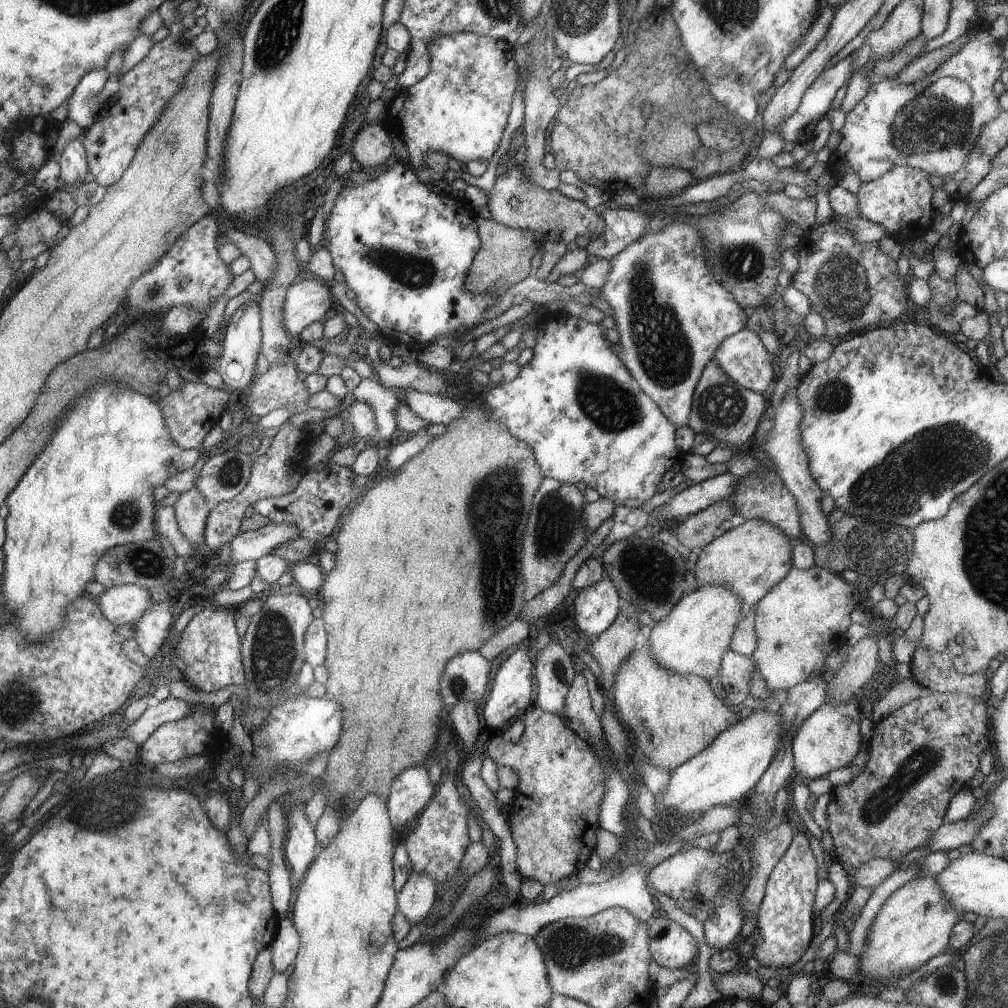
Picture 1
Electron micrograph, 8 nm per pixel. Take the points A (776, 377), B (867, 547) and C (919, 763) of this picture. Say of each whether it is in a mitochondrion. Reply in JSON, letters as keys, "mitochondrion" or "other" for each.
{"A":"other","B":"mitochondrion","C":"mitochondrion"}

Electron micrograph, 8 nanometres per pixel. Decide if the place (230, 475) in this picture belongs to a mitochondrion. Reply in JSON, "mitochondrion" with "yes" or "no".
{"mitochondrion":"yes"}

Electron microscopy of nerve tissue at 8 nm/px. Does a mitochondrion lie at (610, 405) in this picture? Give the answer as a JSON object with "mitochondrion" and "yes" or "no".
{"mitochondrion":"yes"}

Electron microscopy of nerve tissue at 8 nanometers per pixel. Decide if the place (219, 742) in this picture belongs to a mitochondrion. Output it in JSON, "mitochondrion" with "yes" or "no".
{"mitochondrion":"no"}

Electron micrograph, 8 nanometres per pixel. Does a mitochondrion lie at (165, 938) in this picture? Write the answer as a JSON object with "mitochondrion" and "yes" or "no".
{"mitochondrion":"no"}

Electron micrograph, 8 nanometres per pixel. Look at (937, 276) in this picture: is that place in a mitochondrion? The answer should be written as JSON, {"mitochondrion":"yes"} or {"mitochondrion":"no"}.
{"mitochondrion":"no"}

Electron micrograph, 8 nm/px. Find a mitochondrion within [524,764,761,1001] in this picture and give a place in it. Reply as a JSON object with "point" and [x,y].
{"point":[574,947]}

